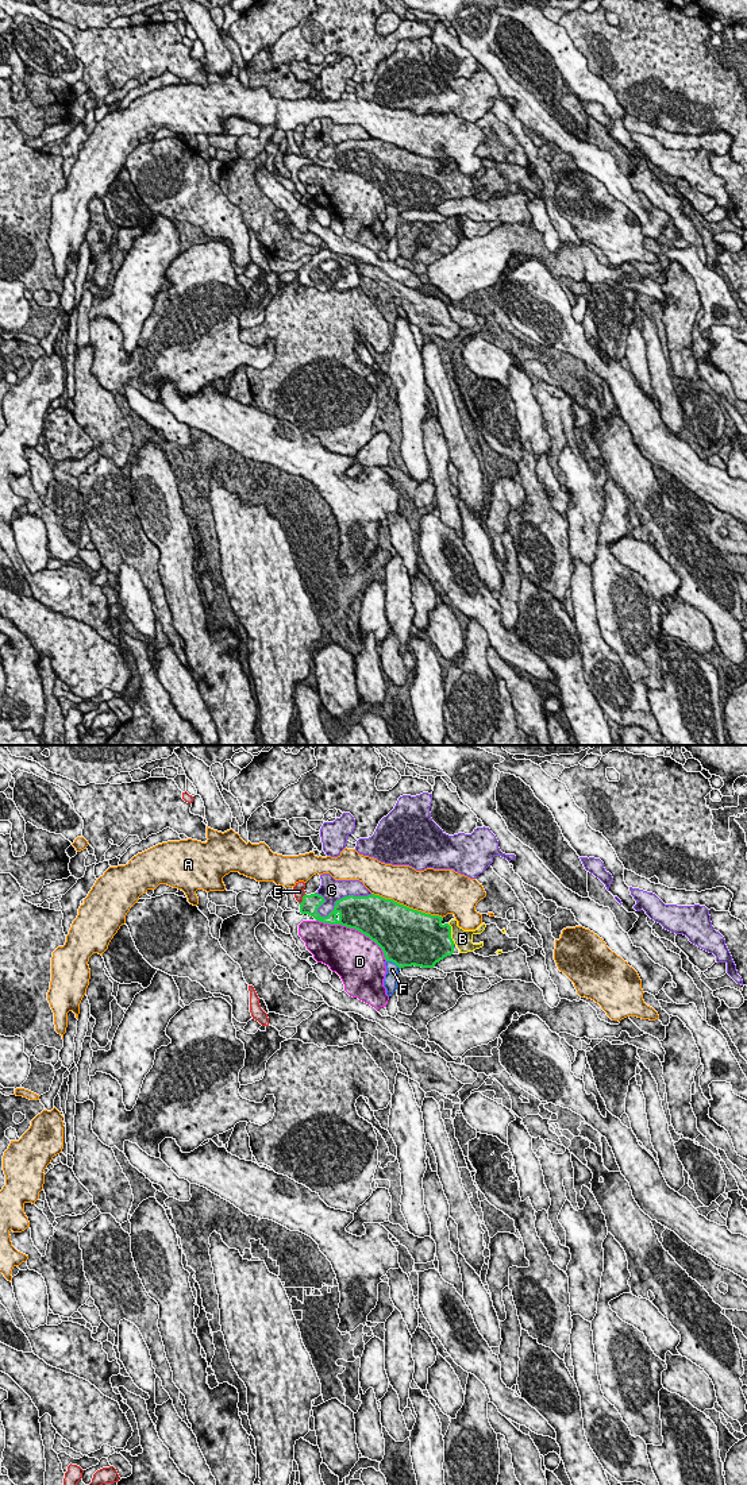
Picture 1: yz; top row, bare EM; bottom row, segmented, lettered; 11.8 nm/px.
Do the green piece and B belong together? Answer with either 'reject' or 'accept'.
accept

